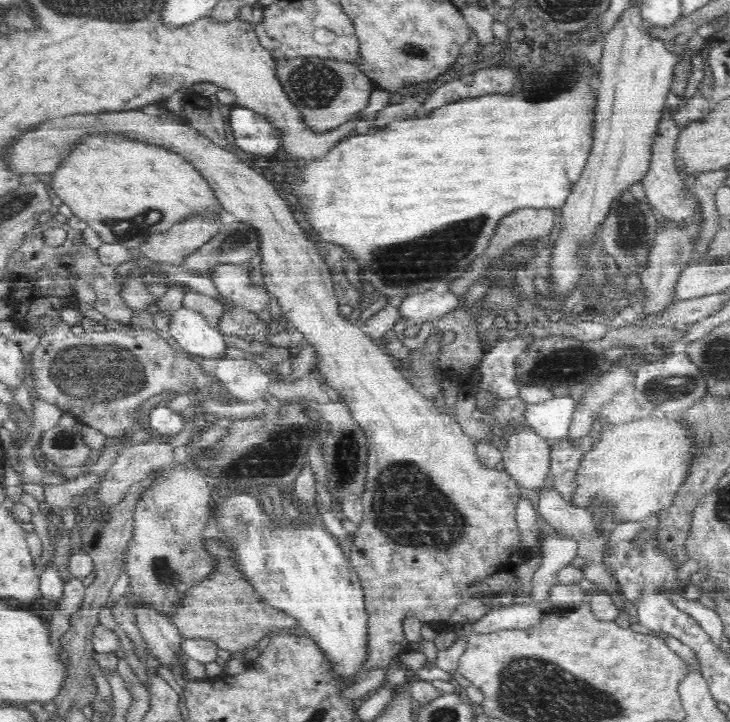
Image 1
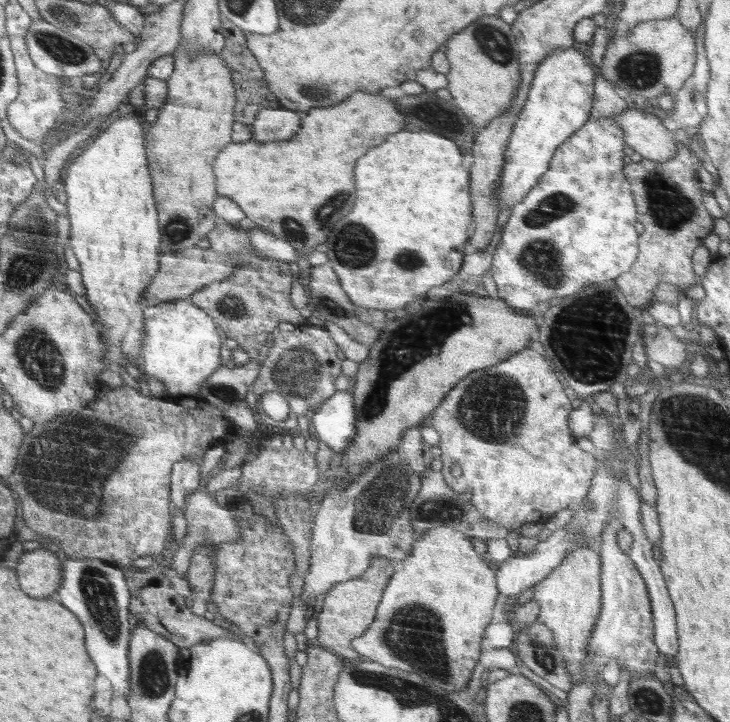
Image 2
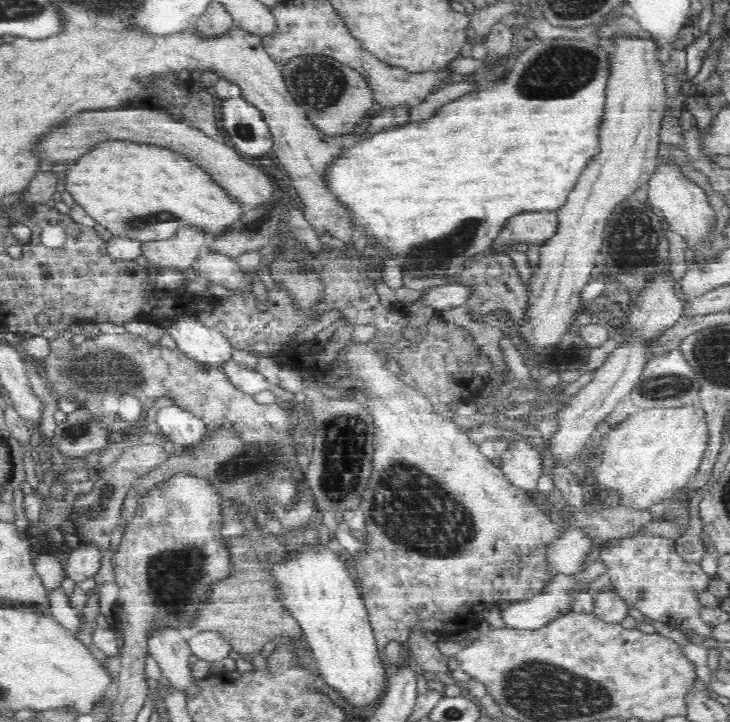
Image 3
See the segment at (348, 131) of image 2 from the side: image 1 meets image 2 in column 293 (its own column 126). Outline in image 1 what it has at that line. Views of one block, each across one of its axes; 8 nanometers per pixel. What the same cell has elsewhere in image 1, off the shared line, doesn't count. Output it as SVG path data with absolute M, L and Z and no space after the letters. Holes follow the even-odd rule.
M101 133L90 136L86 142L88 146L80 146L80 150L76 150L76 158L68 158L64 166L53 172L49 190L57 203L68 205L72 214L84 219L104 243L122 243L131 248L143 243L152 234L168 232L172 226L194 214L217 218L224 212L224 206L212 190L211 183L181 154L124 137L122 134Z

